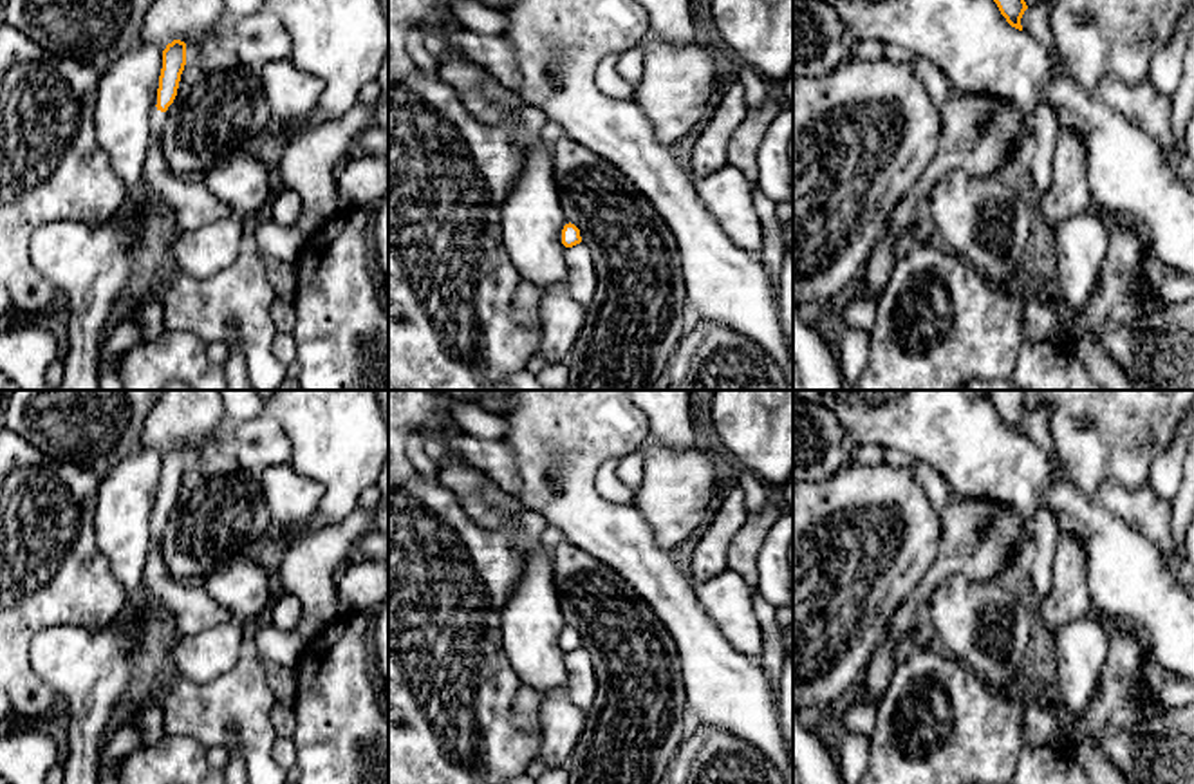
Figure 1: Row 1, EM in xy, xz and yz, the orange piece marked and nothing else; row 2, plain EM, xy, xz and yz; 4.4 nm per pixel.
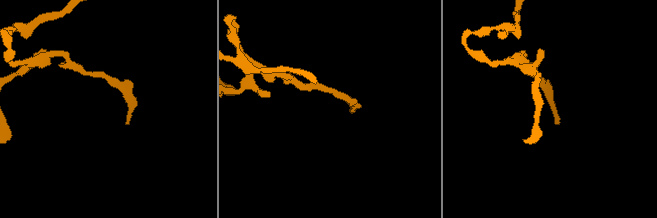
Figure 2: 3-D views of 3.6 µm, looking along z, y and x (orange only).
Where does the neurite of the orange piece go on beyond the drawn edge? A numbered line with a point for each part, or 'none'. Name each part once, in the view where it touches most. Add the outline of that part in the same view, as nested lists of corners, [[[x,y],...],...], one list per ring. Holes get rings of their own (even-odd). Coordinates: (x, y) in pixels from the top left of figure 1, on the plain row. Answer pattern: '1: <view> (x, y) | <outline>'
1: xy (190, 606) | [[[157,500],[150,517],[150,549],[143,571],[143,591],[170,611],[177,638],[195,636],[213,625],[231,620],[233,614],[219,605],[201,583],[172,576],[164,564],[161,546],[161,537],[172,509],[166,517],[161,517],[155,509]]]

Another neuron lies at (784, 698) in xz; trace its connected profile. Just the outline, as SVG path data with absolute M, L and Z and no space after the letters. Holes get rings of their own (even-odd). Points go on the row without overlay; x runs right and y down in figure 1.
M786 638L786 659L779 681L777 708L780 714L780 726L793 768L793 639Z

